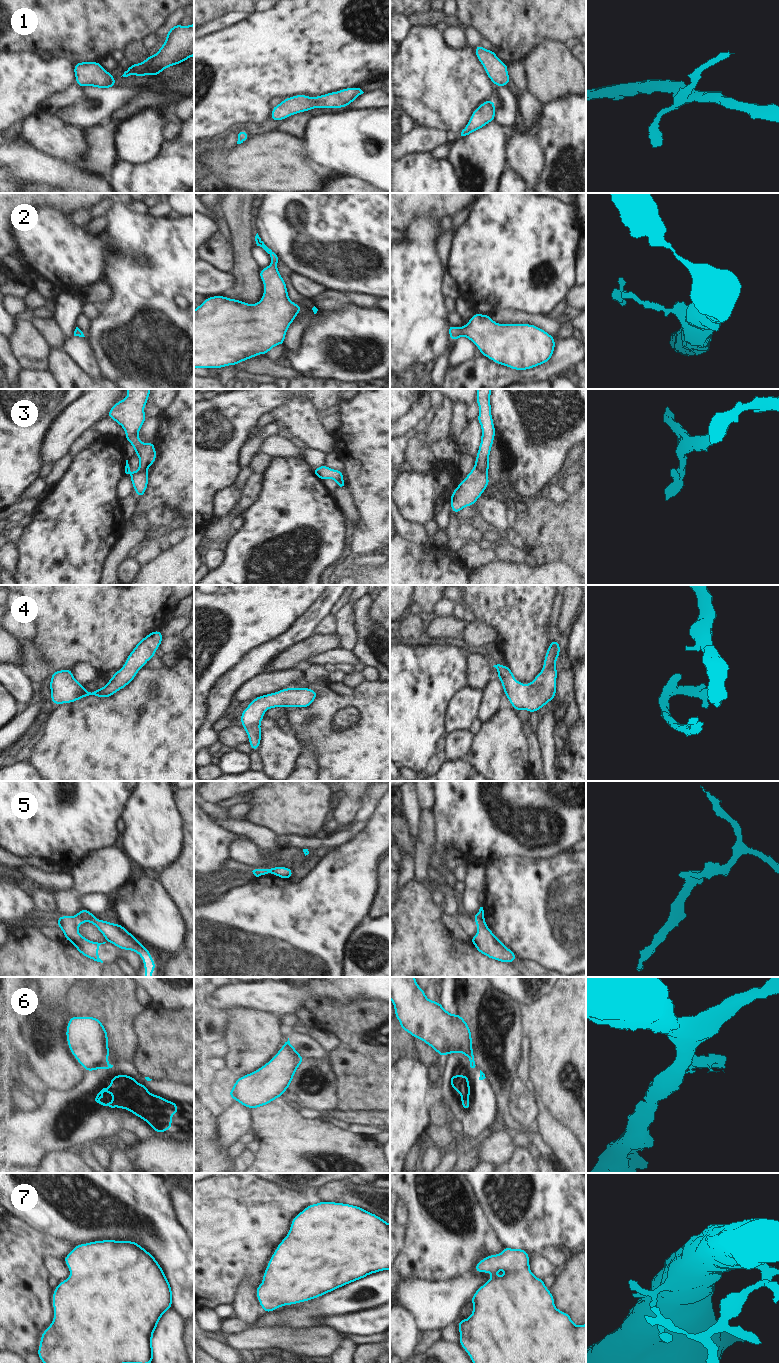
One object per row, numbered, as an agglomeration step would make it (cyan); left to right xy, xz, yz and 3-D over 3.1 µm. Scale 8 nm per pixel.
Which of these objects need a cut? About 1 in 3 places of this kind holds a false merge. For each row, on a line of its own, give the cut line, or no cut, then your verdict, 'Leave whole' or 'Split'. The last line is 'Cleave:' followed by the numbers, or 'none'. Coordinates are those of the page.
1: No split. Leave whole
2: No split. Leave whole
3: Split along yz (475, 465), (486, 474). Split
4: No split. Leave whole
5: Split along xy (77, 914), (83, 921). Split
6: Split along xy (107, 1060), (96, 1068). Split
7: No split. Leave whole
Cleave: 3, 5, 6

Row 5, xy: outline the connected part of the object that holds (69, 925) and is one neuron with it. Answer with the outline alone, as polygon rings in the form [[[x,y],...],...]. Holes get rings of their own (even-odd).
[[[79,915],[75,916],[59,916],[58,921],[55,923],[58,925],[65,934],[65,940],[70,941],[75,945],[75,948],[84,956],[97,962],[103,963],[99,958],[98,950],[99,946],[103,943],[92,942],[80,935],[78,927],[83,923],[83,919]]]

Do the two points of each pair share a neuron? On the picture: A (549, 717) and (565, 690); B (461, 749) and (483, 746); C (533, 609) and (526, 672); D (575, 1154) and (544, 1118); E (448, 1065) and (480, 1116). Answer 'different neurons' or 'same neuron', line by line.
A: different neurons
B: different neurons
C: same neuron
D: same neuron
E: same neuron

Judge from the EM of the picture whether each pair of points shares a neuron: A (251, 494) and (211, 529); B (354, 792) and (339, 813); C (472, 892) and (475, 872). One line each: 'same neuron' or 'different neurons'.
A: same neuron
B: same neuron
C: same neuron

